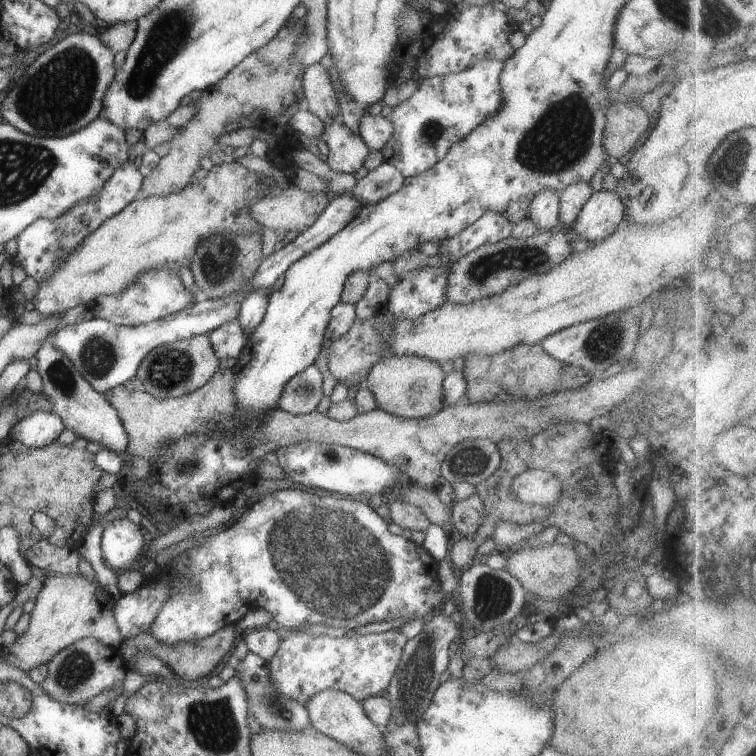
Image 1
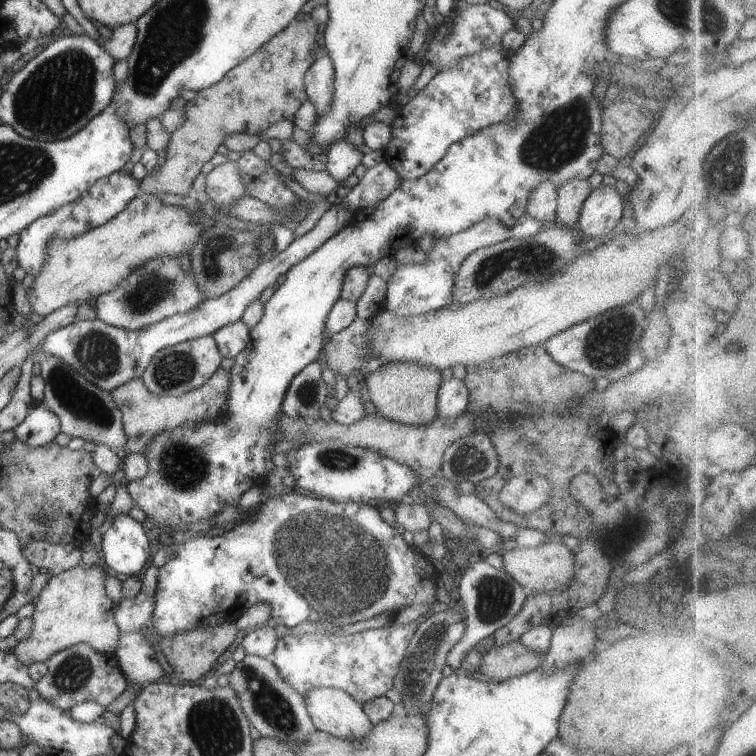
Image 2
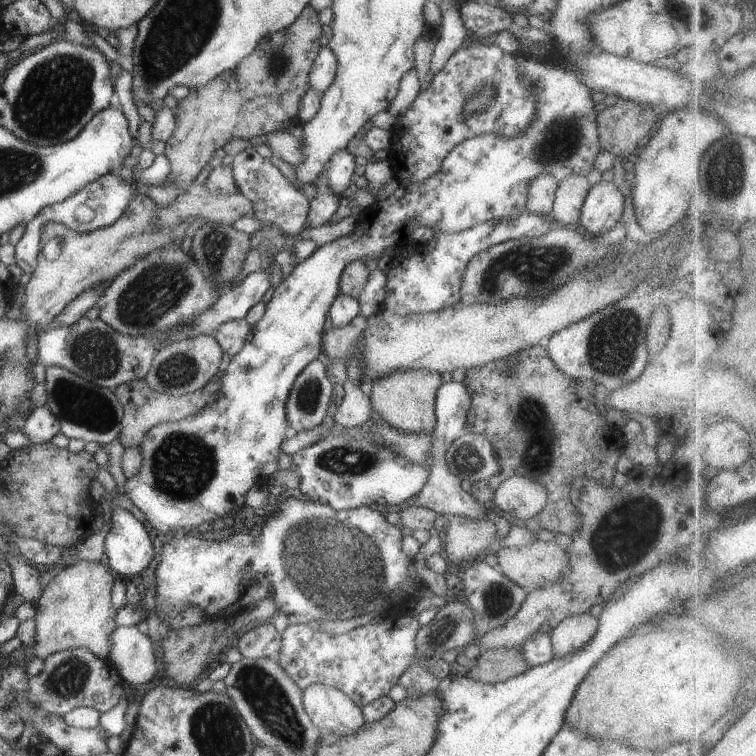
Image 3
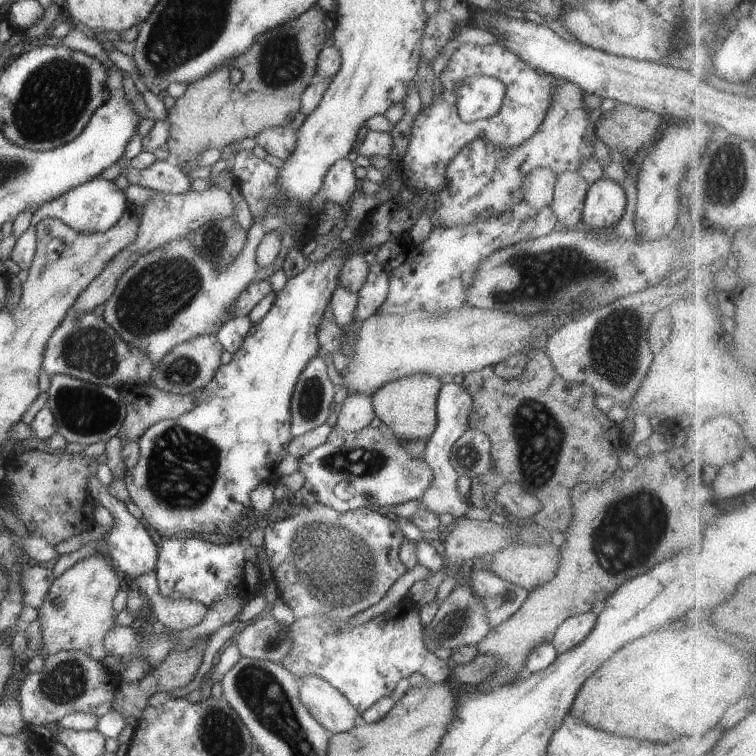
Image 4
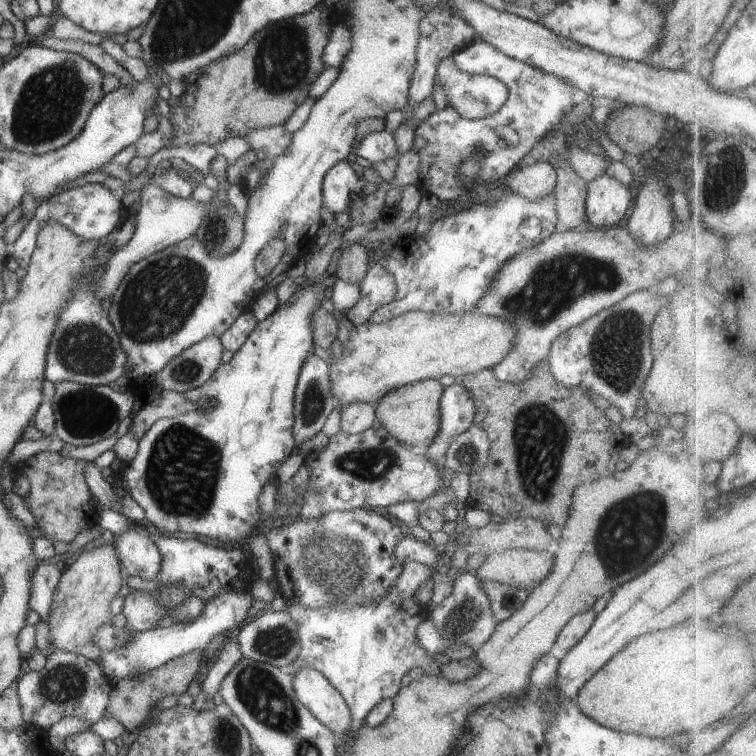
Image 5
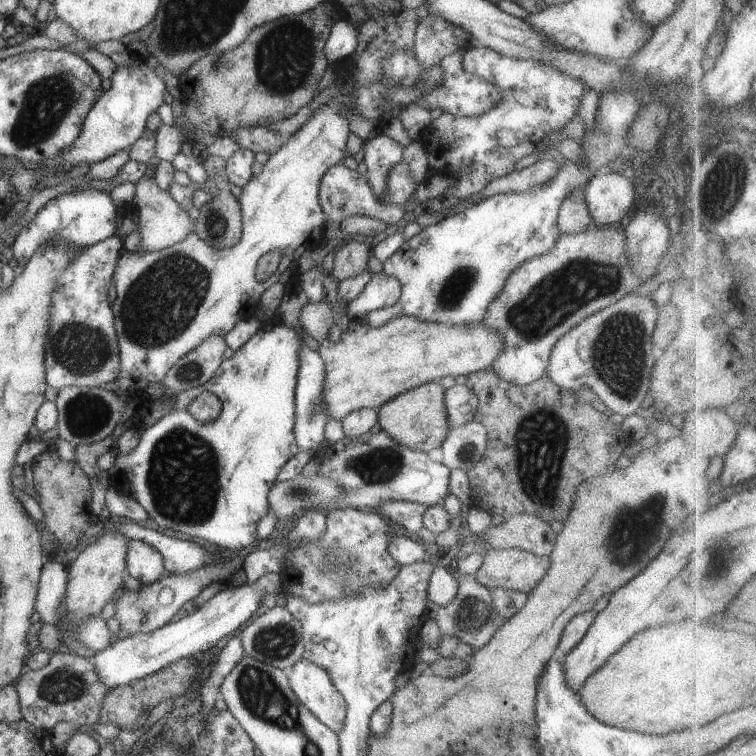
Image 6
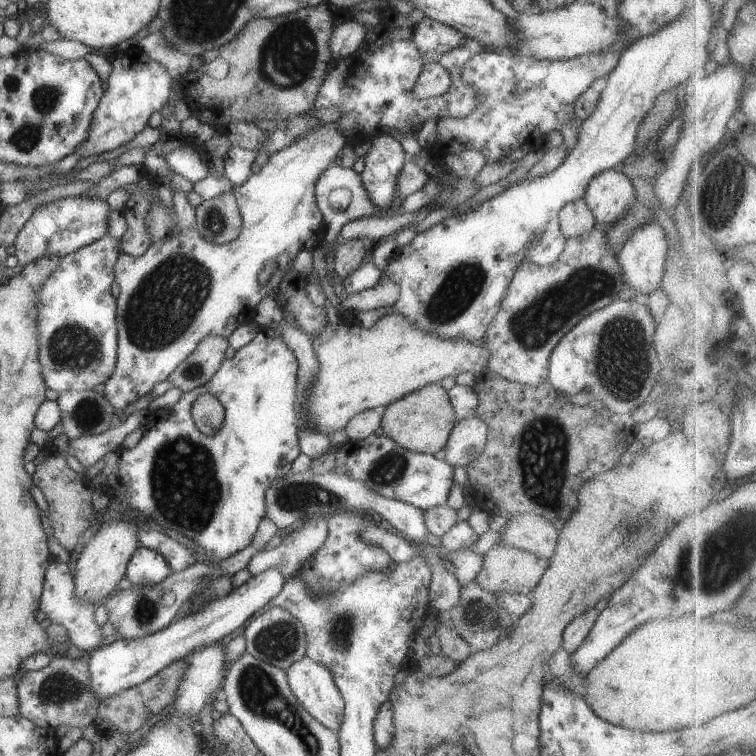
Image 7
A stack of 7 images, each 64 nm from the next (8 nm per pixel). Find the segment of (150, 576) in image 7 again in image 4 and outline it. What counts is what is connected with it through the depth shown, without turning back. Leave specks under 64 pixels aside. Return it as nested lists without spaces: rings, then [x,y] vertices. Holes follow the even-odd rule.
[[[96,474],[91,477],[87,487],[91,501],[94,504],[105,506],[106,510],[114,517],[114,524],[104,536],[108,547],[106,556],[113,562],[113,565],[119,570],[121,575],[131,581],[145,572],[154,570],[157,565],[159,548],[156,547],[152,537],[150,537],[142,523],[130,514],[123,502],[108,493],[108,486],[104,486],[102,482],[99,482]]]

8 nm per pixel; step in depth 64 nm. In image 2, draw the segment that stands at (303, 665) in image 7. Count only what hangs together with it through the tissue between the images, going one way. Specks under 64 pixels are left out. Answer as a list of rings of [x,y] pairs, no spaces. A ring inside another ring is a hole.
[[[316,687],[304,698],[308,714],[318,731],[360,742],[374,726],[363,705],[340,689]]]

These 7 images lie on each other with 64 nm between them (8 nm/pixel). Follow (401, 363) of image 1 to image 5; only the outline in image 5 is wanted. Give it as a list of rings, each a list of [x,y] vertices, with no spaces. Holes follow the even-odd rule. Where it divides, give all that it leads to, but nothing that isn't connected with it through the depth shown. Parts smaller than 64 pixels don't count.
[[[438,379],[419,380],[387,392],[375,404],[378,420],[386,430],[405,446],[418,451],[428,449],[440,428],[439,402],[445,386]]]

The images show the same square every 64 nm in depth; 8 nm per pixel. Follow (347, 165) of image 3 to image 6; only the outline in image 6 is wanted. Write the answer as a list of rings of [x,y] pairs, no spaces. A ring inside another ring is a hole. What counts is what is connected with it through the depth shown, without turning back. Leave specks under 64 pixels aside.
[[[343,164],[334,165],[324,173],[319,184],[319,199],[325,214],[339,223],[350,215],[358,215],[372,217],[385,222],[388,226],[399,224],[403,222],[404,207],[406,206],[406,204],[404,206],[393,205],[385,200],[378,200],[366,176]]]

